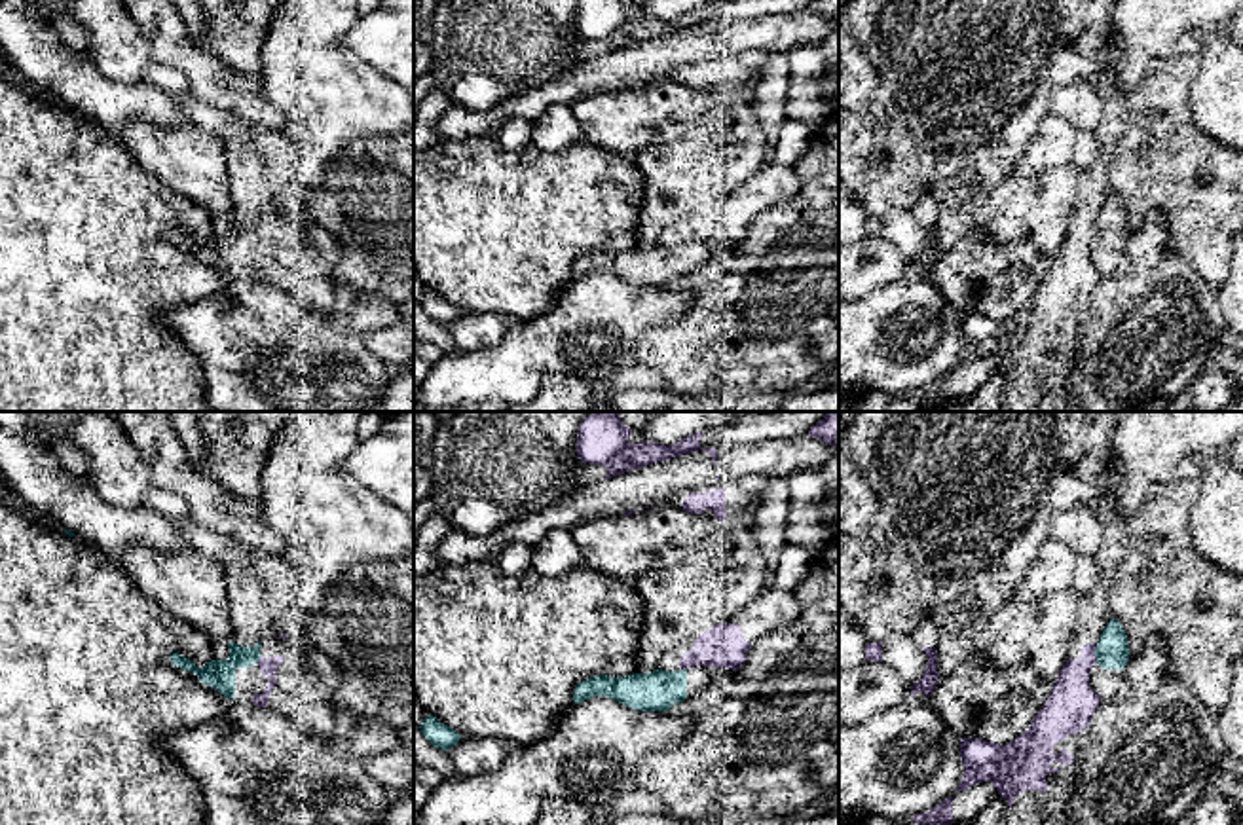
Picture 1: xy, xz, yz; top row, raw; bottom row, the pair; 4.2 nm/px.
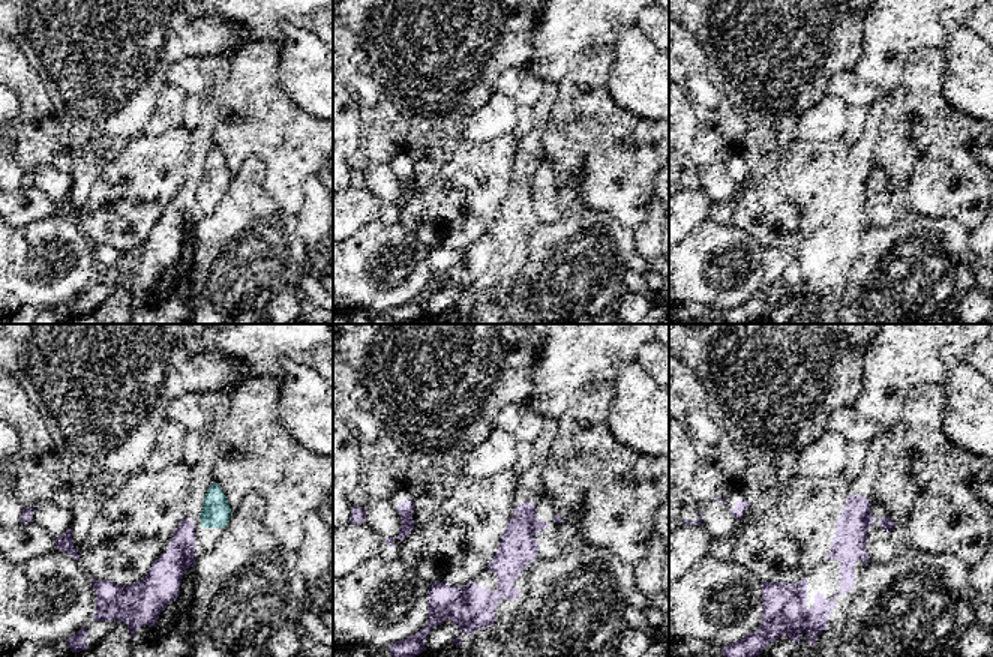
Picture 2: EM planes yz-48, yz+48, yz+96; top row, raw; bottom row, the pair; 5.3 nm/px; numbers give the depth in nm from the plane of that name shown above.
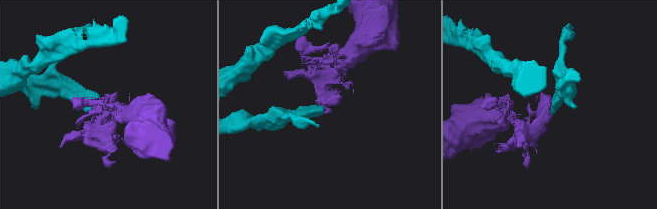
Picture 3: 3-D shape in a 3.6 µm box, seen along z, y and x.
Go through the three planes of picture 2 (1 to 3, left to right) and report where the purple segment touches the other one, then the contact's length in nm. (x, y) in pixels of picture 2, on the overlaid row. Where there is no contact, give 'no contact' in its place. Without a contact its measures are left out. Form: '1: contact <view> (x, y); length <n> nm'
1: no contact
2: no contact
3: no contact

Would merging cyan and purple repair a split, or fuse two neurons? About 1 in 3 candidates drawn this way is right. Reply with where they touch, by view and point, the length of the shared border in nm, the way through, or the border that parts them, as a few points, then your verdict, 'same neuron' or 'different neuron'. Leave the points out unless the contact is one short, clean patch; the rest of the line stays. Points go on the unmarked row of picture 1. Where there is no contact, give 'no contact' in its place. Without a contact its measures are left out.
yz (1095, 228) | 90 nm | along yz (1097, 219), (1095, 238) | different neuron

